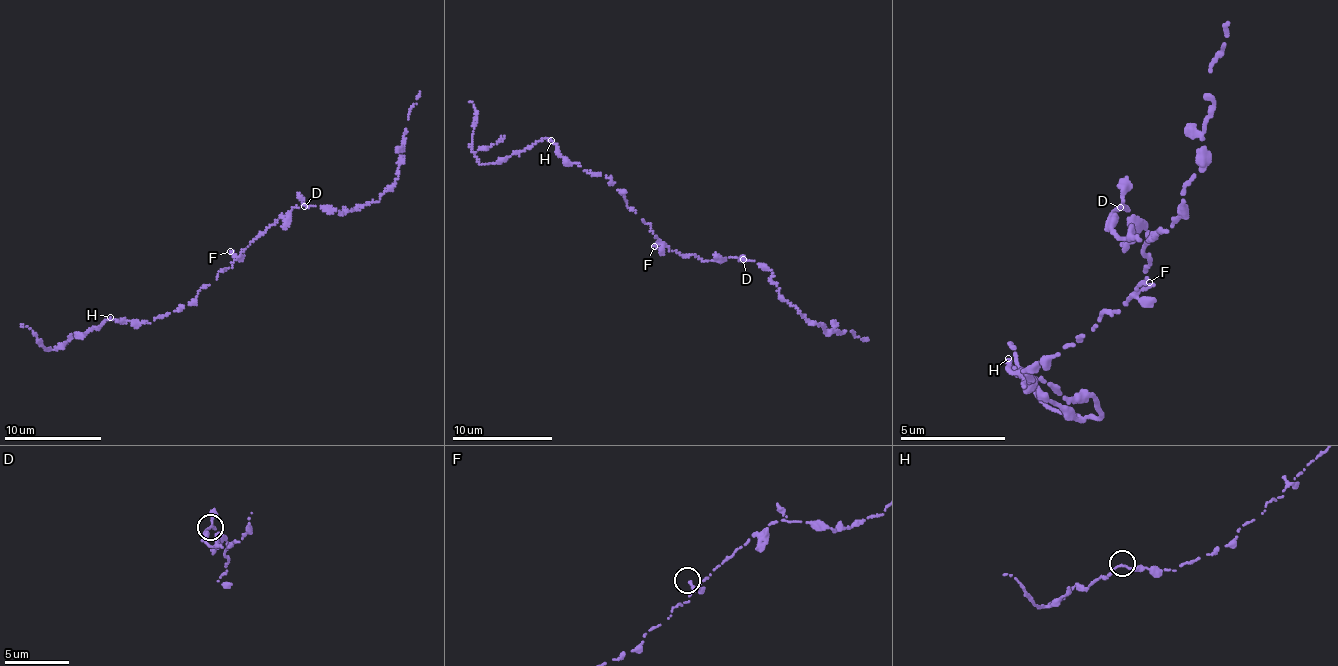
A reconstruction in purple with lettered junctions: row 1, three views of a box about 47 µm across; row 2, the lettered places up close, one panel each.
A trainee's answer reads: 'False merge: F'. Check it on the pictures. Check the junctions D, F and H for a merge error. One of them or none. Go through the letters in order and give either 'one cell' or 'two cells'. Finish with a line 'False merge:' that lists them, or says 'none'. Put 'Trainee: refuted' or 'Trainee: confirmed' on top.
Trainee: refuted
D: one cell
F: one cell
H: one cell
False merge: none

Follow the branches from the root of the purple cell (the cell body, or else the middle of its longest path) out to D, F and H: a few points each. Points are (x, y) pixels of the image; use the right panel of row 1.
D: (1119, 309), (1145, 278), (1143, 274), (1148, 266), (1140, 248), (1149, 236), (1125, 207), (1121, 209), (1122, 206)
F: (1119, 309), (1149, 282)
H: (1119, 309), (1104, 311), (1045, 365), (1027, 366), (1033, 380), (1025, 387), (1008, 358)

